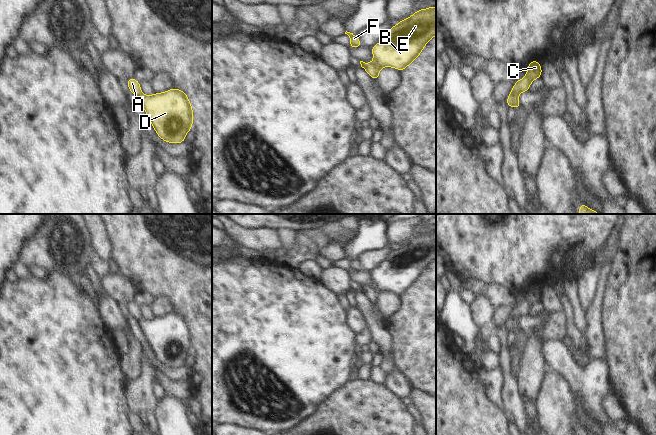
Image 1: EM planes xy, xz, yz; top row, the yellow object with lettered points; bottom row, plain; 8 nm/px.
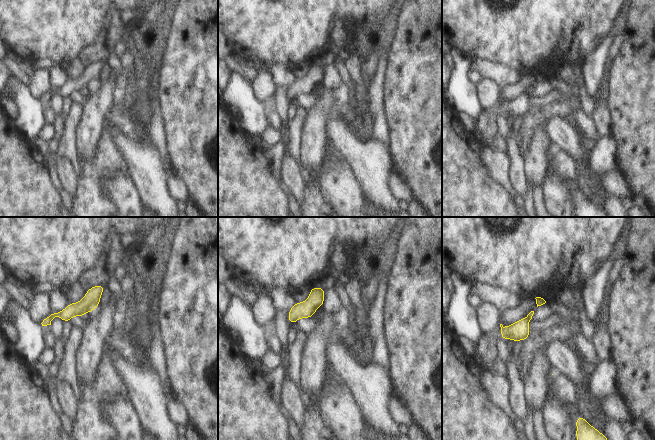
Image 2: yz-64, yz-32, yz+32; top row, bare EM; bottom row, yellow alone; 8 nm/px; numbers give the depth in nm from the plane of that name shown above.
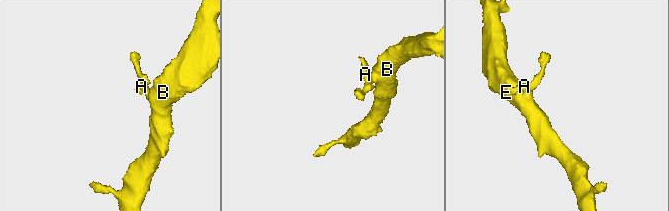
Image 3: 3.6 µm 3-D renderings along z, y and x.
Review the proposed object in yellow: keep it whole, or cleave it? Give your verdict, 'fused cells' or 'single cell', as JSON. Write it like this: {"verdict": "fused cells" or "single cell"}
{"verdict": "fused cells"}

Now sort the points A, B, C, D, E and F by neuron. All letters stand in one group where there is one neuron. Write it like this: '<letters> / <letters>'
A C F / B D E

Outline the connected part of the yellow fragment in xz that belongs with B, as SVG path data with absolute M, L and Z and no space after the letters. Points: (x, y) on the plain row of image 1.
M436 231L417 234L412 240L391 250L388 258L371 272L373 286L365 288L365 295L373 304L379 302L384 290L402 296L422 276L436 259Z

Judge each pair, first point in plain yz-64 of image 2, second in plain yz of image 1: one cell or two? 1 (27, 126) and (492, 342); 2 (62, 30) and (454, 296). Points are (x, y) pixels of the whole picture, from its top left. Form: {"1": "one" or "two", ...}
{"1": "two", "2": "two"}

